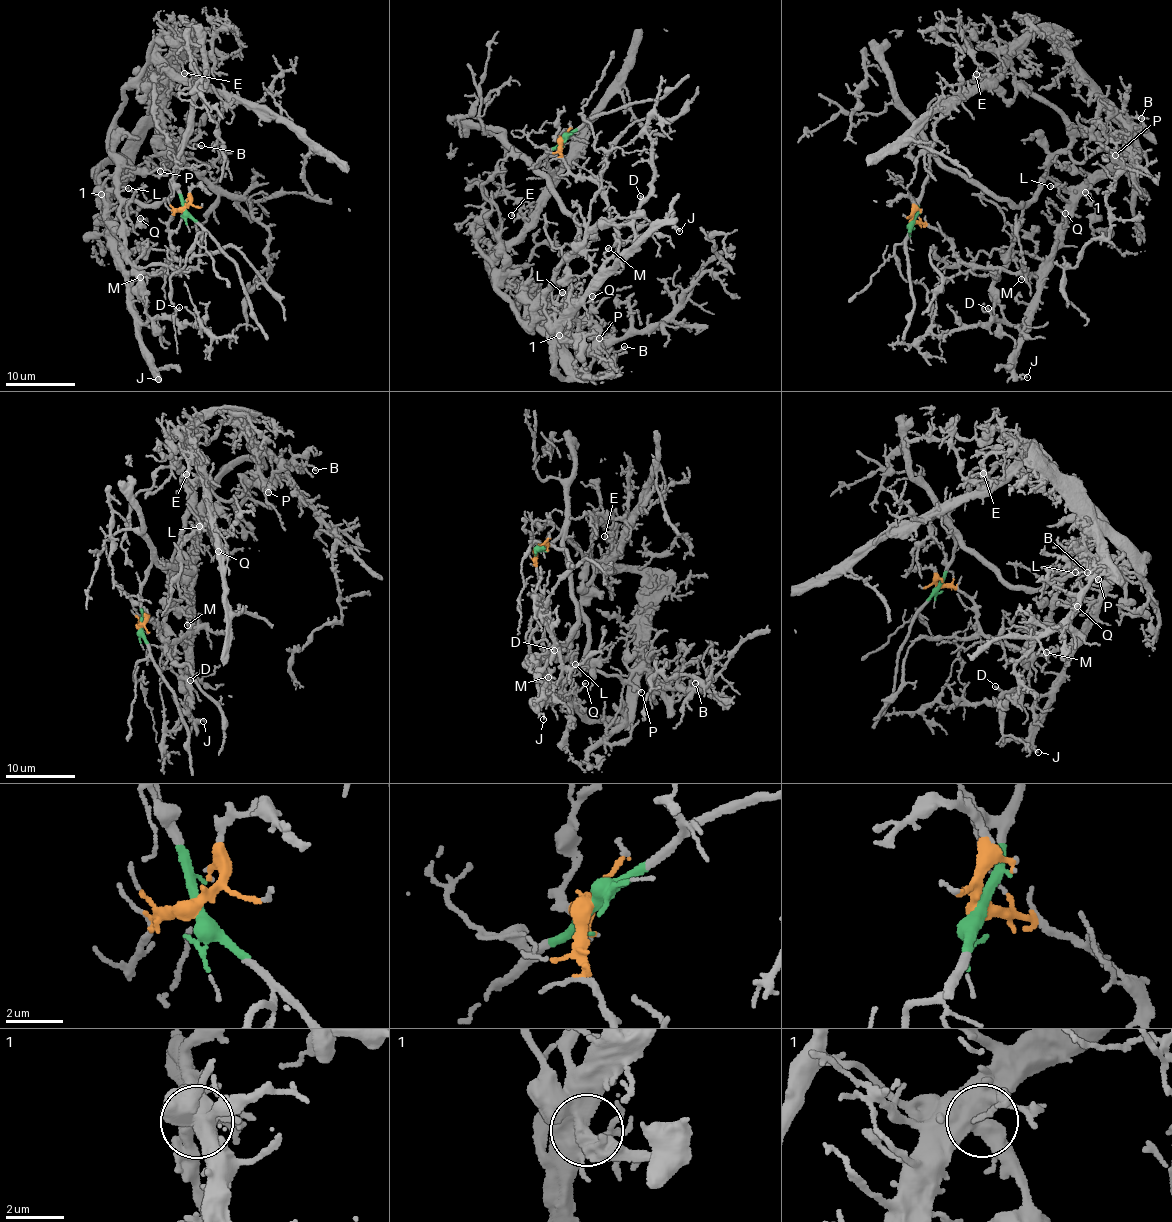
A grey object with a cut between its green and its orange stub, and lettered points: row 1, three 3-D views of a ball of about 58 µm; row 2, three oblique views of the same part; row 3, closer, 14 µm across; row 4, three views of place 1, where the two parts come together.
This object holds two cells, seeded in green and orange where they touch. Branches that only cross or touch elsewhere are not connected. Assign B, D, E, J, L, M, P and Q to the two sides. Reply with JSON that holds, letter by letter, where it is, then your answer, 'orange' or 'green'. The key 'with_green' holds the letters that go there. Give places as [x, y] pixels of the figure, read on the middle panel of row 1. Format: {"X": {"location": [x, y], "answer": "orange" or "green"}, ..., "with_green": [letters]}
{"B": {"location": [624, 346], "answer": "orange"}, "D": {"location": [640, 196], "answer": "orange"}, "E": {"location": [511, 215], "answer": "orange"}, "J": {"location": [679, 231], "answer": "orange"}, "L": {"location": [562, 292], "answer": "orange"}, "M": {"location": [608, 248], "answer": "orange"}, "P": {"location": [599, 338], "answer": "green"}, "Q": {"location": [592, 296], "answer": "orange"}, "with_green": ["P"]}

